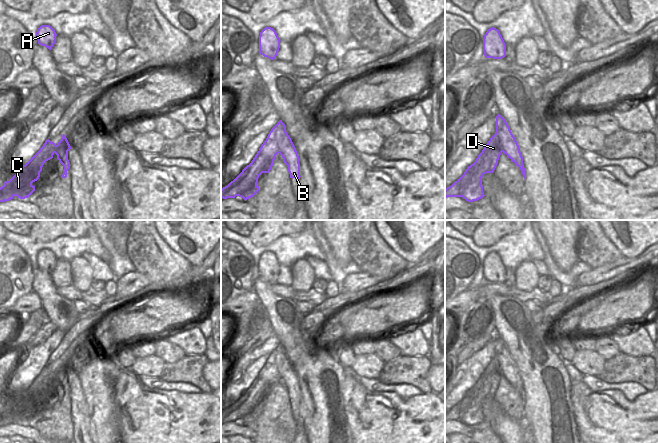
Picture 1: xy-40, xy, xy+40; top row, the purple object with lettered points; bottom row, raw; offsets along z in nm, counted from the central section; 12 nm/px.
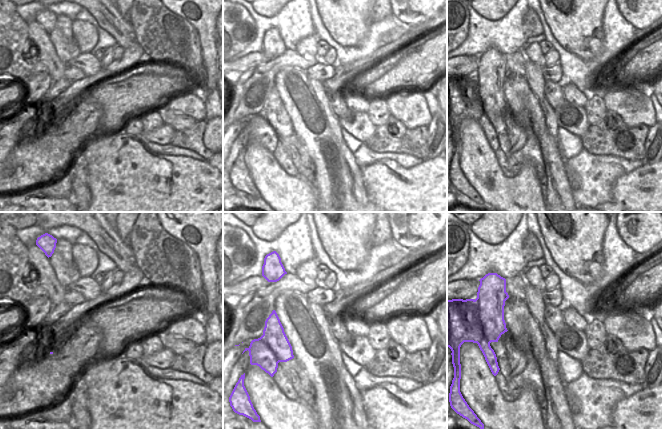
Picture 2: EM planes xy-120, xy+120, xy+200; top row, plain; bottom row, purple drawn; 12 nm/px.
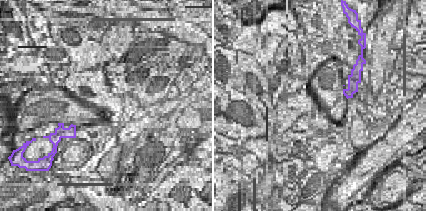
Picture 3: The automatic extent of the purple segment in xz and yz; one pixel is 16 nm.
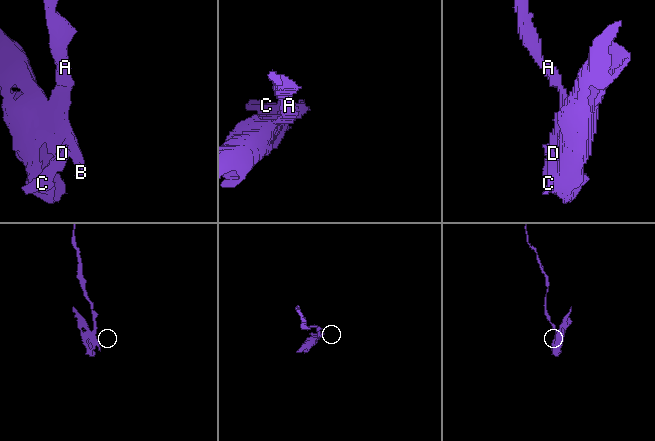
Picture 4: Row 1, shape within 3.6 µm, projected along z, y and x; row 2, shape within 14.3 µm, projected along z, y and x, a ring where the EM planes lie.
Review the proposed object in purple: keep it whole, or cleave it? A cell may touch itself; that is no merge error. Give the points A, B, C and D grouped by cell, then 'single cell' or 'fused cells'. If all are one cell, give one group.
A B / C D | fused cells

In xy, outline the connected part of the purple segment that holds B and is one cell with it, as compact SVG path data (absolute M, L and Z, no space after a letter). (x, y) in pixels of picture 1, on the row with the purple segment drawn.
M282 120L271 129L267 138L276 139L279 146L279 154L288 167L290 178L296 178L299 182L301 177L299 156Z

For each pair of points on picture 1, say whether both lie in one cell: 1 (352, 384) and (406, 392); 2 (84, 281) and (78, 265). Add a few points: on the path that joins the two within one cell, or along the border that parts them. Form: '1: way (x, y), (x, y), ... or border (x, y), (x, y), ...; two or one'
1: border (355, 377), (368, 390), (387, 391); two
2: way (82, 277), (80, 269); one

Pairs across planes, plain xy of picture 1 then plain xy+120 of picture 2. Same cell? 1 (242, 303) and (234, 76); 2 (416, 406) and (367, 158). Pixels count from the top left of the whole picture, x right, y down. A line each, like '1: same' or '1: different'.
1: same
2: different

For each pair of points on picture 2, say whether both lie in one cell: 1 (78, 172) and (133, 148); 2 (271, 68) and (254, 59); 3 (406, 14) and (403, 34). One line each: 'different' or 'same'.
1: different
2: different
3: different

